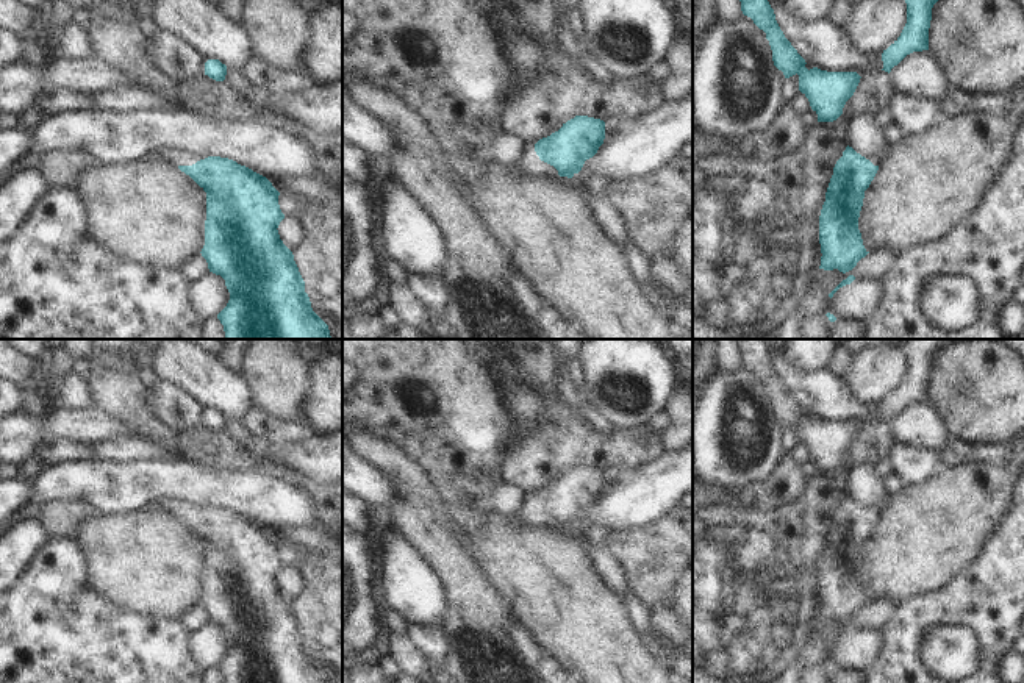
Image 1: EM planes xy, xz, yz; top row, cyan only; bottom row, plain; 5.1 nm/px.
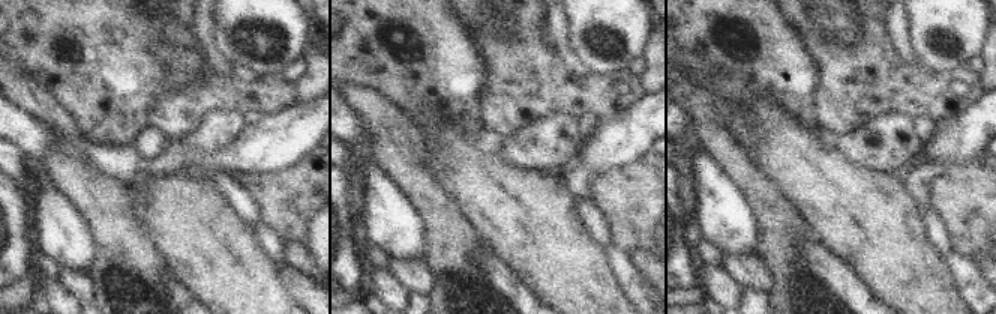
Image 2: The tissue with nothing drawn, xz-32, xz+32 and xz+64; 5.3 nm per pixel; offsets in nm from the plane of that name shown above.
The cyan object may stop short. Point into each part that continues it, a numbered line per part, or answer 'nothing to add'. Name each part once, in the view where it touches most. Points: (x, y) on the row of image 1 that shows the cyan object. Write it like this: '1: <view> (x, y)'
1: xz (529, 164)

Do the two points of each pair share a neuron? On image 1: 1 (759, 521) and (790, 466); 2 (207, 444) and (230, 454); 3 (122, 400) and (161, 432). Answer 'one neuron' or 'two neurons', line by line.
1: two neurons
2: one neuron
3: one neuron

